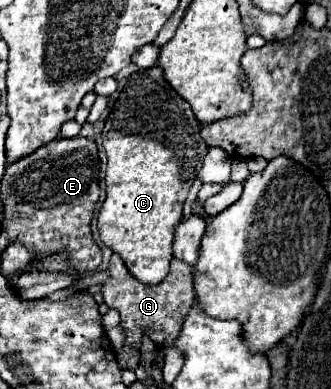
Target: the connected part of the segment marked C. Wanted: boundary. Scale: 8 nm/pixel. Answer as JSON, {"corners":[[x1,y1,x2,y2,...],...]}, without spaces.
{"corners":[[160,66,138,70,134,76,120,80,118,98,114,100,102,130,102,146,108,156,108,168,106,200,98,214,98,232,102,242,124,260,128,272,146,286,160,284,168,274,168,264,172,260,172,234,176,222,182,218,186,194,206,156,206,146,198,130,200,124,190,104,172,90]]}

